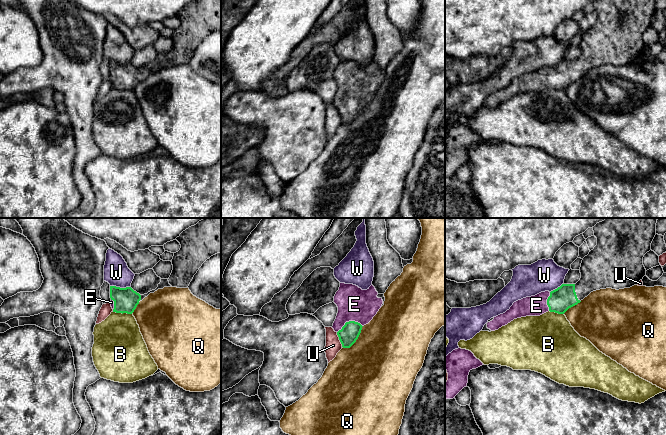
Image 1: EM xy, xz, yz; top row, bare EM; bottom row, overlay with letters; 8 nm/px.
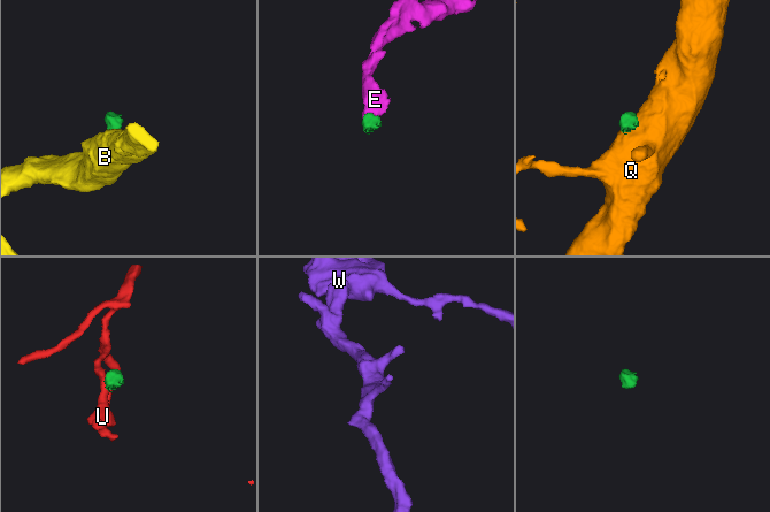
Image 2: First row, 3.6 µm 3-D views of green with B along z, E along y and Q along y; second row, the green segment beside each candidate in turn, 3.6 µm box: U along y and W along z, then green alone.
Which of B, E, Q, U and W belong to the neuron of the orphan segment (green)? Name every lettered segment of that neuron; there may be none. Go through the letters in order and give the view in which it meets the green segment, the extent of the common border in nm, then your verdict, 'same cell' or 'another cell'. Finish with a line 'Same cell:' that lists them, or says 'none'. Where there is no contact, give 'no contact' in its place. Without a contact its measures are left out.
B: contact in xy; length 150 nm; another cell
E: contact in xz; length 220 nm; same cell
Q: contact in xz; length 240 nm; another cell
U: contact in xz; length 130 nm; another cell
W: contact in xy; length 160 nm; another cell
Same cell: E

